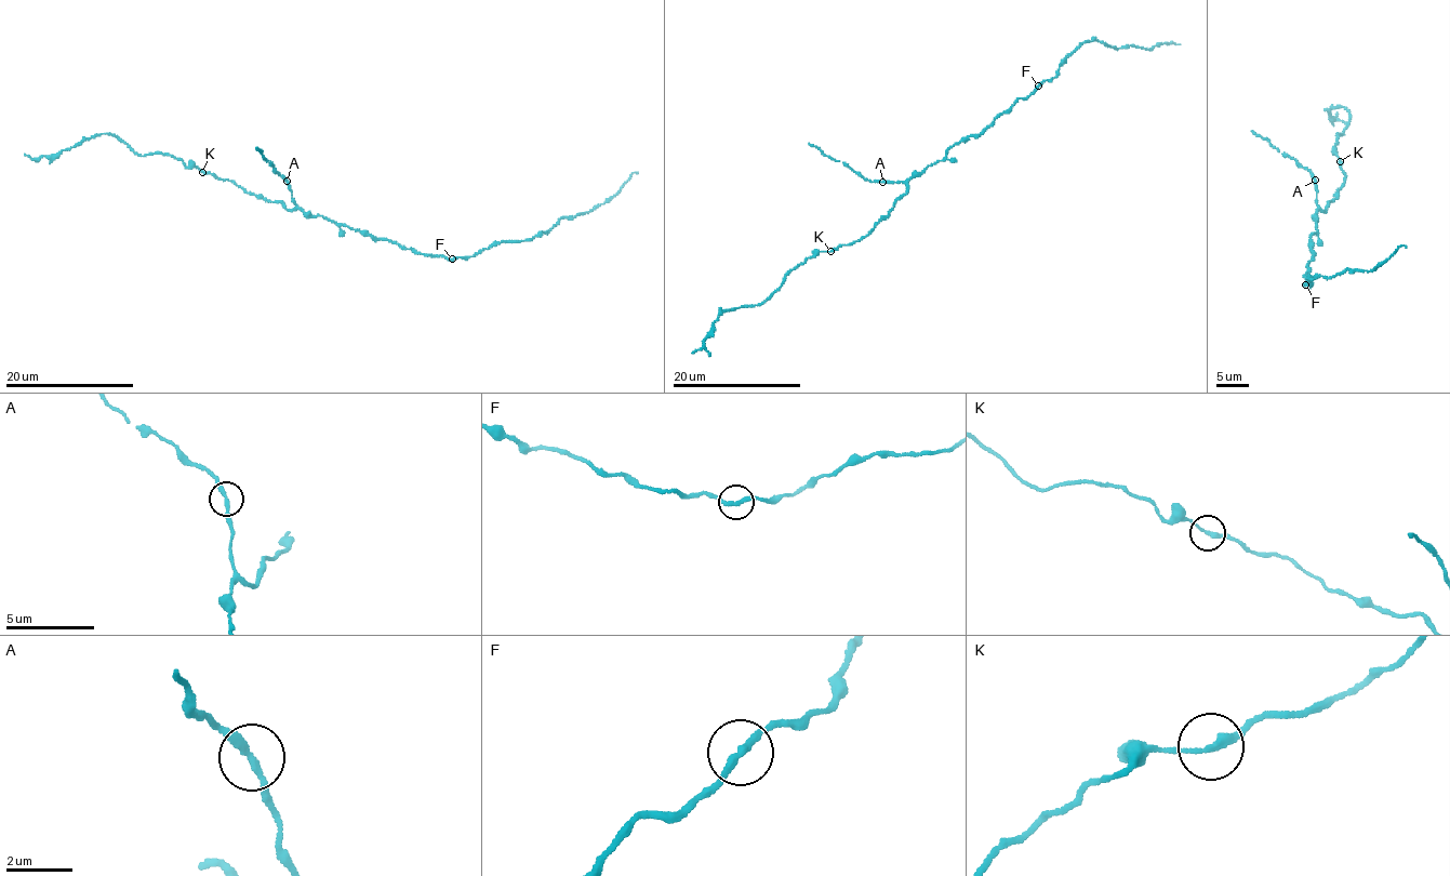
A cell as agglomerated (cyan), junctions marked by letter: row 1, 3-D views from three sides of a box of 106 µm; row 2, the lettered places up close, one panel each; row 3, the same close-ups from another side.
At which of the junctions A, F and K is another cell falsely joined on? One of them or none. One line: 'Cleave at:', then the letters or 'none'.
Cleave at: K

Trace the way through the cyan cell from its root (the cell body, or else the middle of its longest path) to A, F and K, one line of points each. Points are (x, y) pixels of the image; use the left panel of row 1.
A: (342, 224), (320, 215), (309, 216), (296, 206), (287, 181)
F: (342, 224), (415, 252), (452, 259)
K: (342, 224), (320, 215), (309, 215), (300, 209), (288, 209), (280, 202), (257, 198), (231, 181), (202, 172)

